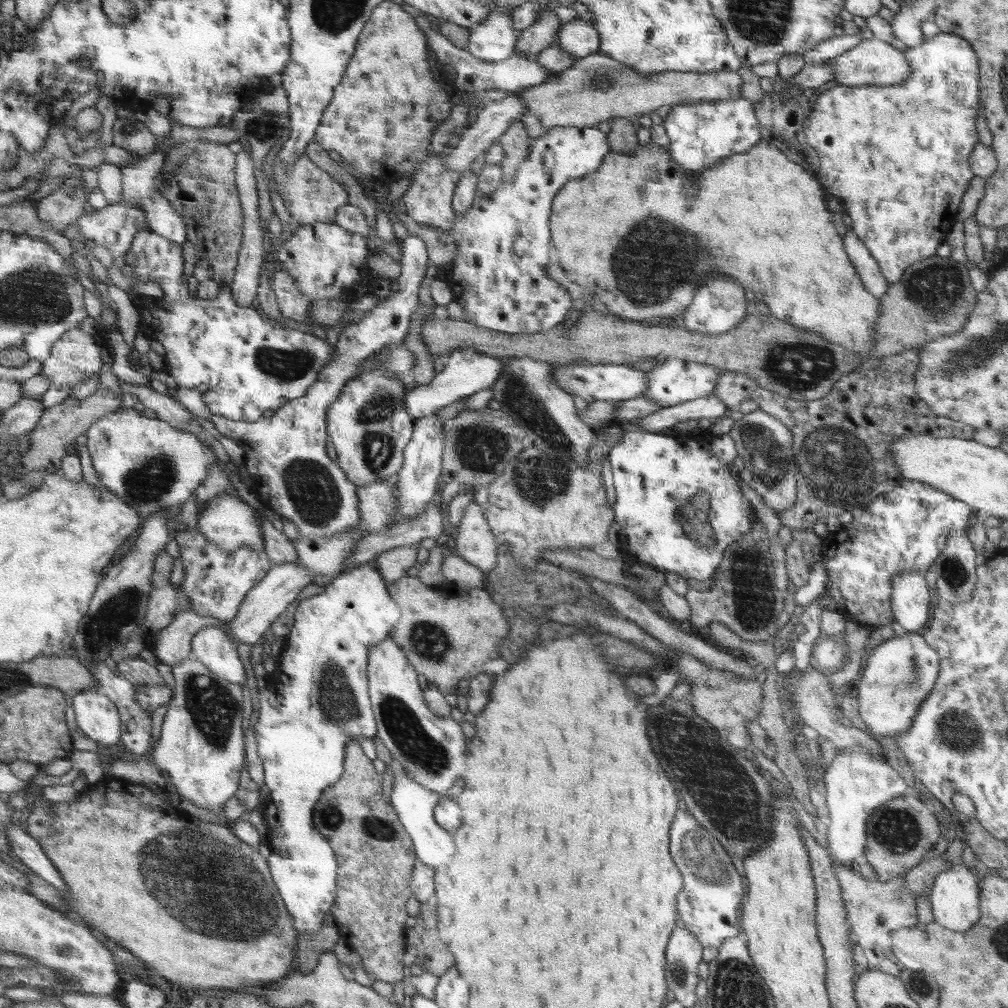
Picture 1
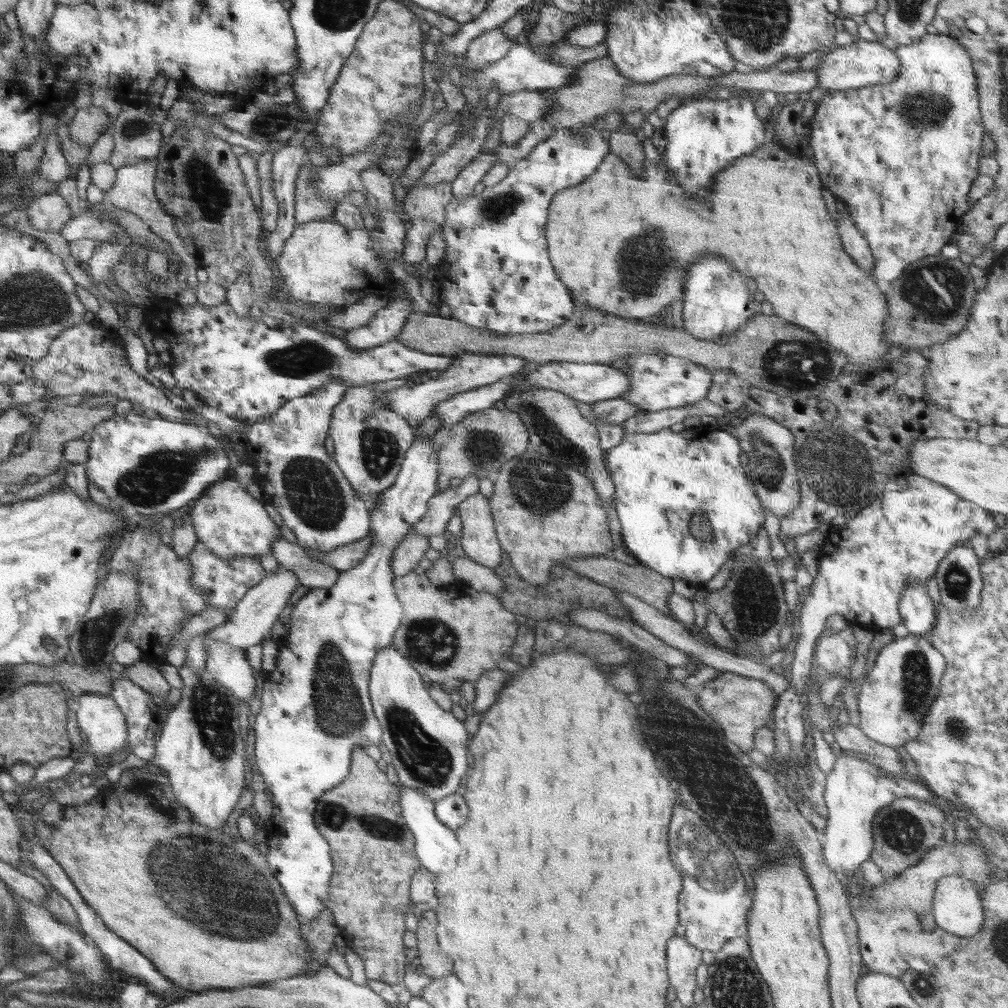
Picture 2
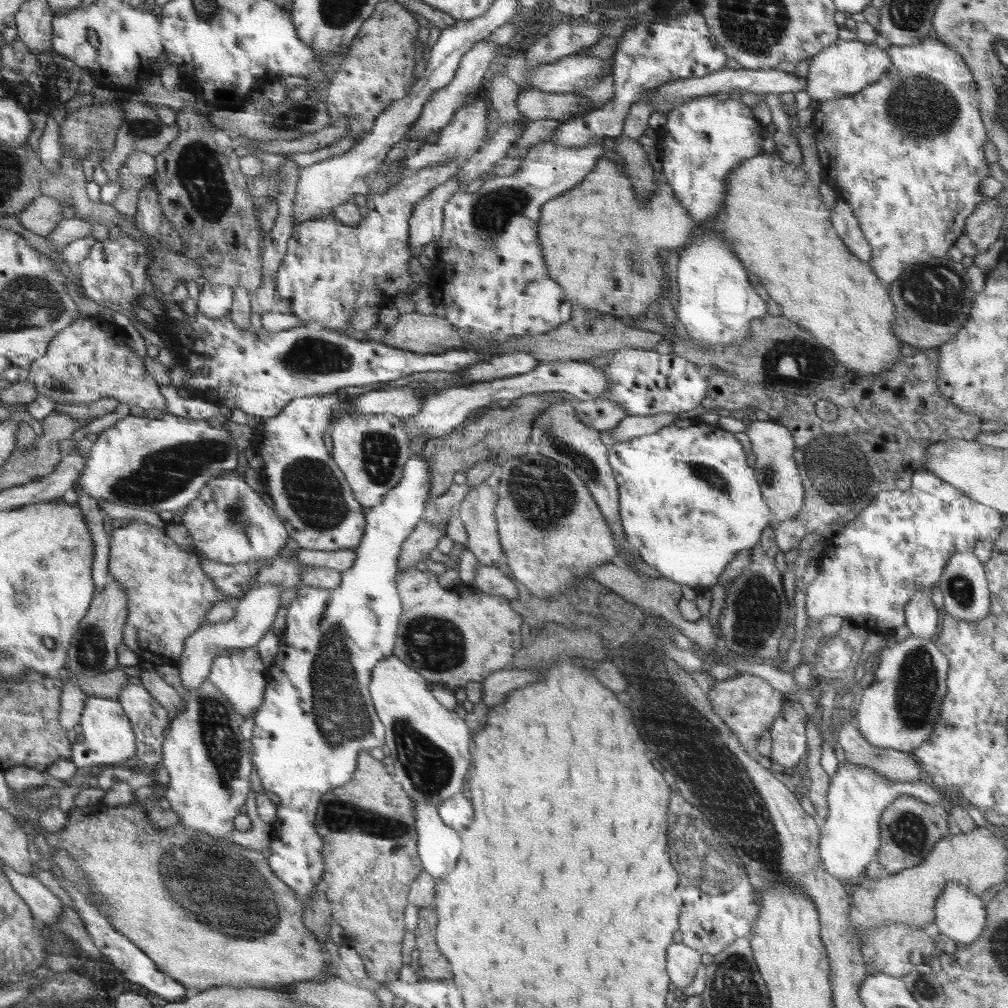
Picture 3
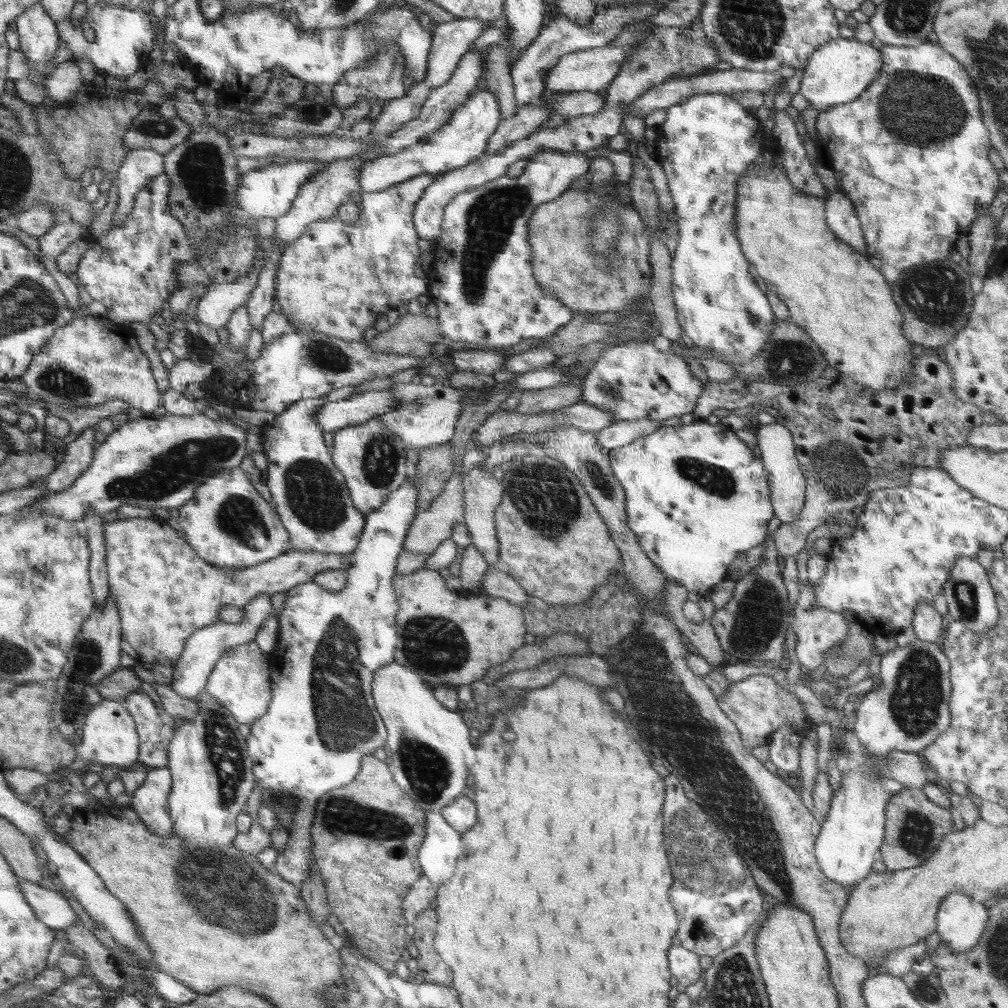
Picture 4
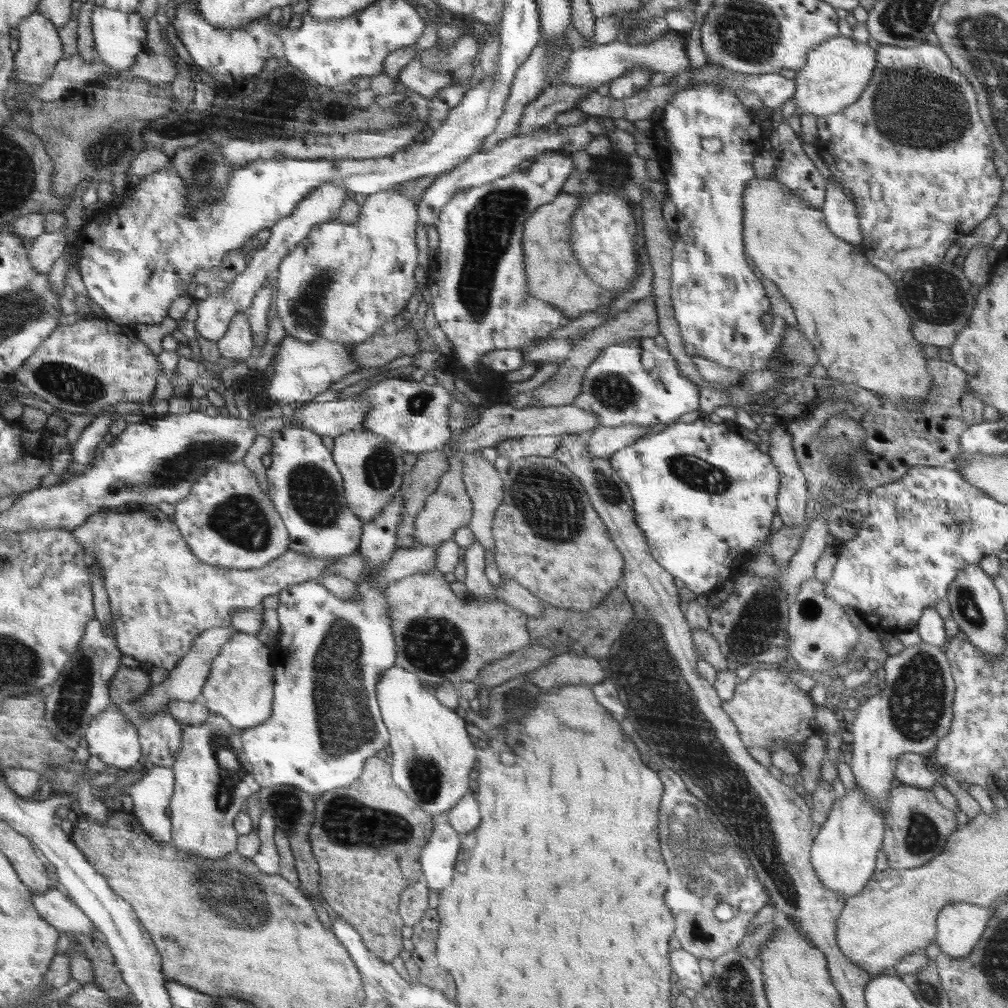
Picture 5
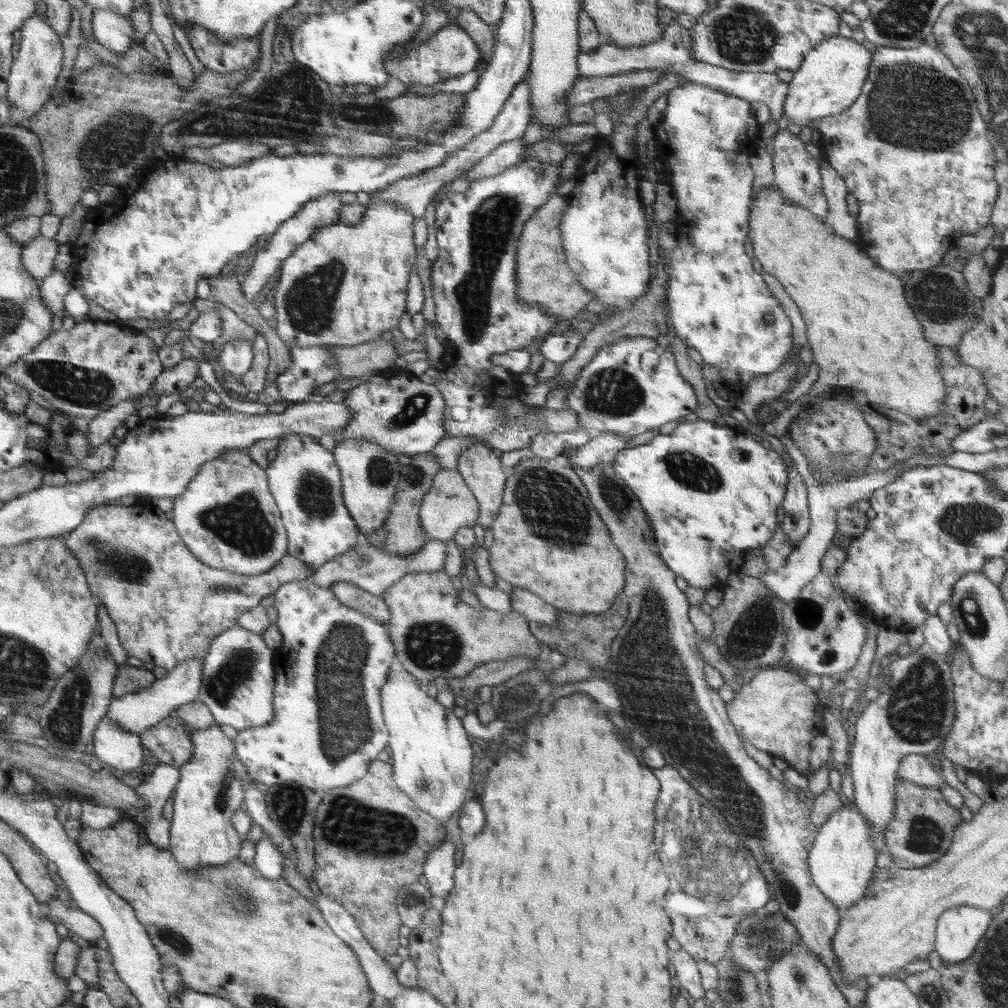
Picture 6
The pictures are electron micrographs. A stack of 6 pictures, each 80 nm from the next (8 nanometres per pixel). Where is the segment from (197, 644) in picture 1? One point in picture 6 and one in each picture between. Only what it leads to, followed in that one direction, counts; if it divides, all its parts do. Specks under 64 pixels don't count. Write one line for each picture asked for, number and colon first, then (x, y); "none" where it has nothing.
2: (228, 665)
3: (238, 673)
4: (240, 681)
5: (239, 688)
6: (237, 686)

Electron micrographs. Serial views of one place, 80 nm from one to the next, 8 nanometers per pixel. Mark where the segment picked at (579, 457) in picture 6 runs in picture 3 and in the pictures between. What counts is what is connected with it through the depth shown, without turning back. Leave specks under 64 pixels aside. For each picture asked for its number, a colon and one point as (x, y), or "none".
3: (631, 427)
4: (620, 433)
5: (605, 441)

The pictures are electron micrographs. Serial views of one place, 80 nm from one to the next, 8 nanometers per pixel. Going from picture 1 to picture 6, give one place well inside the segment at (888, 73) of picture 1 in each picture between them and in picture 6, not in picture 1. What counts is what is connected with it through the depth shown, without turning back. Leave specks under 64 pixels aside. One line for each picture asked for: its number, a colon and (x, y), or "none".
2: (865, 63)
3: (842, 69)
4: (839, 71)
5: (836, 72)
6: (830, 78)

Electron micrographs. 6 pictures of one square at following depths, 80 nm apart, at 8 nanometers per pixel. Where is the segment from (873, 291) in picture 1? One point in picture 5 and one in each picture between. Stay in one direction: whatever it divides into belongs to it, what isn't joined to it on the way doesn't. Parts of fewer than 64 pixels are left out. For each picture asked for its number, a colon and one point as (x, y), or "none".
2: (854, 244)
3: (844, 223)
4: (841, 218)
5: (840, 214)

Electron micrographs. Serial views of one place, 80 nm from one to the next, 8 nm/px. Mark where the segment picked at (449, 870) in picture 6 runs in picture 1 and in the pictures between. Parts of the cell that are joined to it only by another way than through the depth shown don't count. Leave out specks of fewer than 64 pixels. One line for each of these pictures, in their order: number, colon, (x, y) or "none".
1: (415, 805)
2: (437, 846)
3: (439, 846)
4: (442, 845)
5: (440, 853)

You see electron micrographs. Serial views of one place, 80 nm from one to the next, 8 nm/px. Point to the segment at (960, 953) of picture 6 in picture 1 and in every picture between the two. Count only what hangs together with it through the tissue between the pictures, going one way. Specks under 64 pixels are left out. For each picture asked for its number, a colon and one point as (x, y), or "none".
1: (954, 897)
2: (957, 907)
3: (960, 914)
4: (961, 920)
5: (959, 926)

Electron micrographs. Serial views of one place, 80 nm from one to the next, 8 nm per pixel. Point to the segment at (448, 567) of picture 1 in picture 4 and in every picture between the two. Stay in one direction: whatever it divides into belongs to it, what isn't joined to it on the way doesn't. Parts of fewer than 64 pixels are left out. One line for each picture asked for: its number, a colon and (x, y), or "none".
2: (478, 577)
3: (489, 579)
4: (498, 584)

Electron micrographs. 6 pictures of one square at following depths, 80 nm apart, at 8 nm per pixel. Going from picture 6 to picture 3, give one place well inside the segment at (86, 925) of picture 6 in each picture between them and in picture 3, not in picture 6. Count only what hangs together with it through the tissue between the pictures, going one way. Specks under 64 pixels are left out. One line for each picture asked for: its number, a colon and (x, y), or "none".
3: (45, 905)
4: (51, 908)
5: (60, 911)

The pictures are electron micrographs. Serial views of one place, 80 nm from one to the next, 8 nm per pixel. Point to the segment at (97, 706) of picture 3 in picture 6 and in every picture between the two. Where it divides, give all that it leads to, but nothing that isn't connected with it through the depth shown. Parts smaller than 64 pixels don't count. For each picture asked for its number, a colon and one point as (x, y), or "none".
4: (108, 737)
5: (111, 737)
6: (118, 748)

